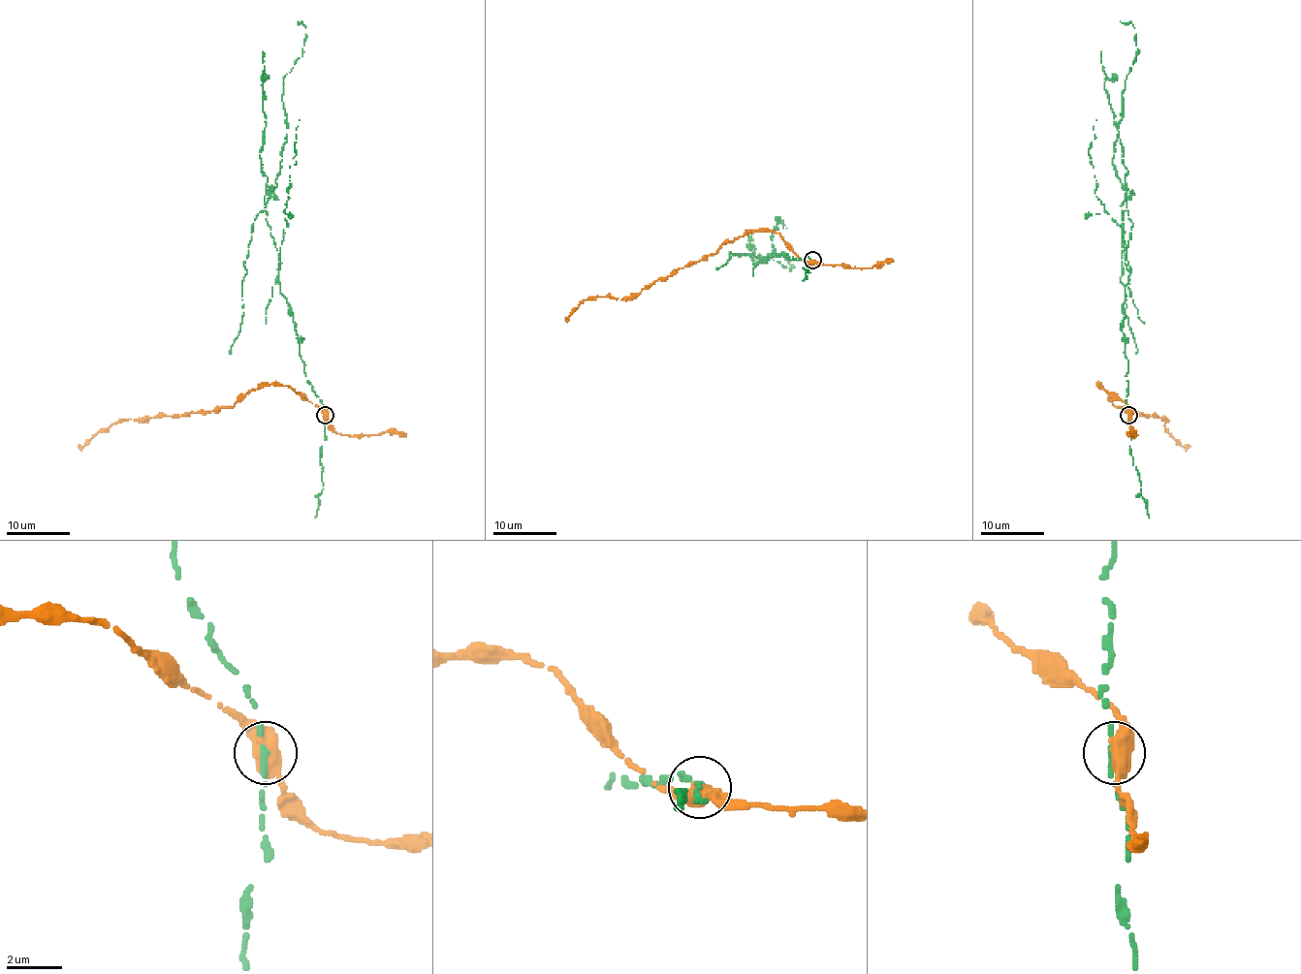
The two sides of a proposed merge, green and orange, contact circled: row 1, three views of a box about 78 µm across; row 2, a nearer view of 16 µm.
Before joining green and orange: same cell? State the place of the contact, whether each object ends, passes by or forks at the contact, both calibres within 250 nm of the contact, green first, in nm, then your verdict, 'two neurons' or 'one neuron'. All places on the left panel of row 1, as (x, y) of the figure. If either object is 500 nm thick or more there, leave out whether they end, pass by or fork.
place (325, 415); green ends; orange passes by; calibres 260 and 480 nm; two neurons

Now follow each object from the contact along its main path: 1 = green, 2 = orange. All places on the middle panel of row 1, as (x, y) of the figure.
1: (811, 260), (781, 254), (754, 265), (751, 258), (767, 260), (776, 249), (771, 258), (789, 269), (784, 252)
2: (811, 260), (804, 262), (778, 233), (753, 232), (659, 277), (638, 294), (620, 299), (589, 298), (567, 322)

